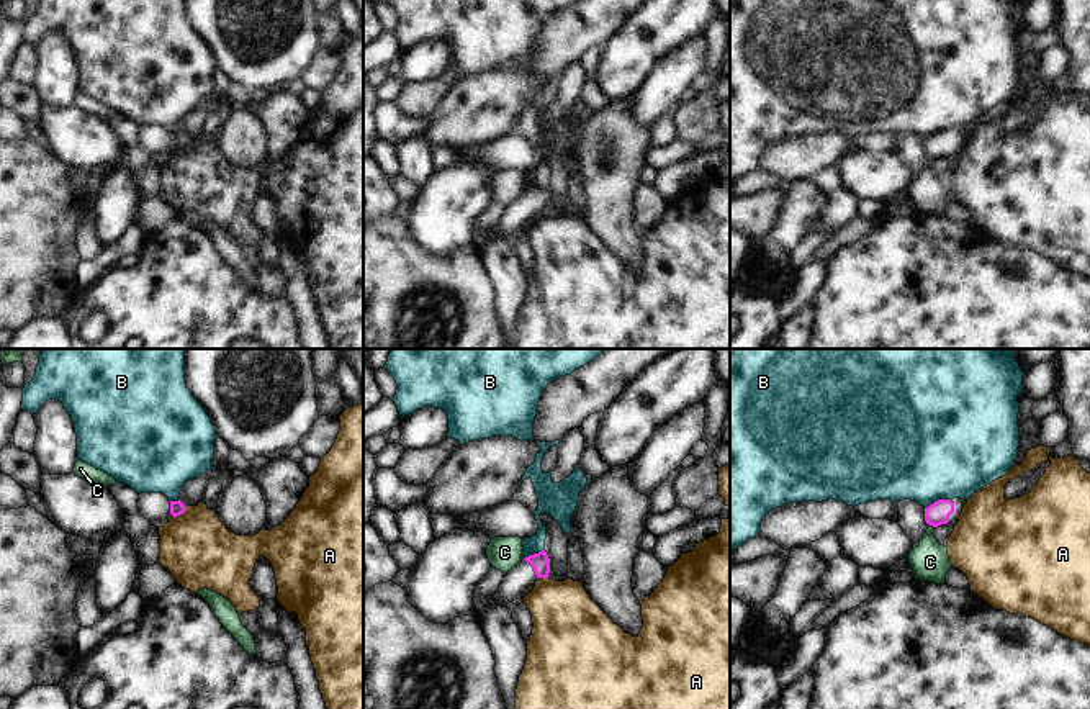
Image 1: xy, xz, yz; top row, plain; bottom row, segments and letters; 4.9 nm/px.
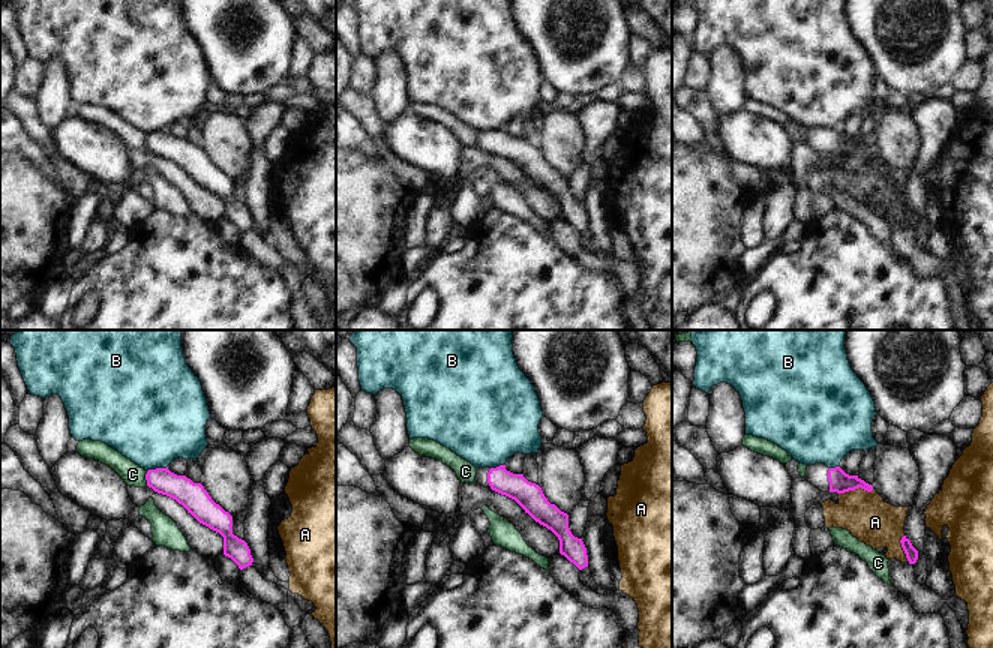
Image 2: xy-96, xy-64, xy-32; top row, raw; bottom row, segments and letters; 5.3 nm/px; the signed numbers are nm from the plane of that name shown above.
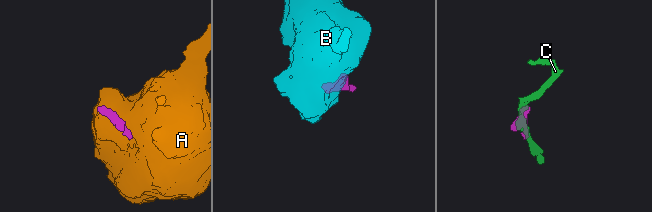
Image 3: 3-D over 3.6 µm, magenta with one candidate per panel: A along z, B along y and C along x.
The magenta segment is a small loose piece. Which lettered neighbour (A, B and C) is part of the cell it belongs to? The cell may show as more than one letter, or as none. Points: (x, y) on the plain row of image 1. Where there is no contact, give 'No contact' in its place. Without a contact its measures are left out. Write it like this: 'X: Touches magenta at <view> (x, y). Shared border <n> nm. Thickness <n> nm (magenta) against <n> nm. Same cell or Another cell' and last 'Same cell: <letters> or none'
A: Touches magenta at xy (177, 148). Shared border 100 nm. Thickness 70 nm (magenta) against 360 nm. Another cell
B: Touches magenta at yz (938, 133). Shared border 130 nm. Thickness 120 nm (magenta) against 500 nm. Another cell
C: Touches magenta at yz (930, 158). Shared border 50 nm. Thickness 120 nm (magenta) against 190 nm. Another cell
Same cell: none

